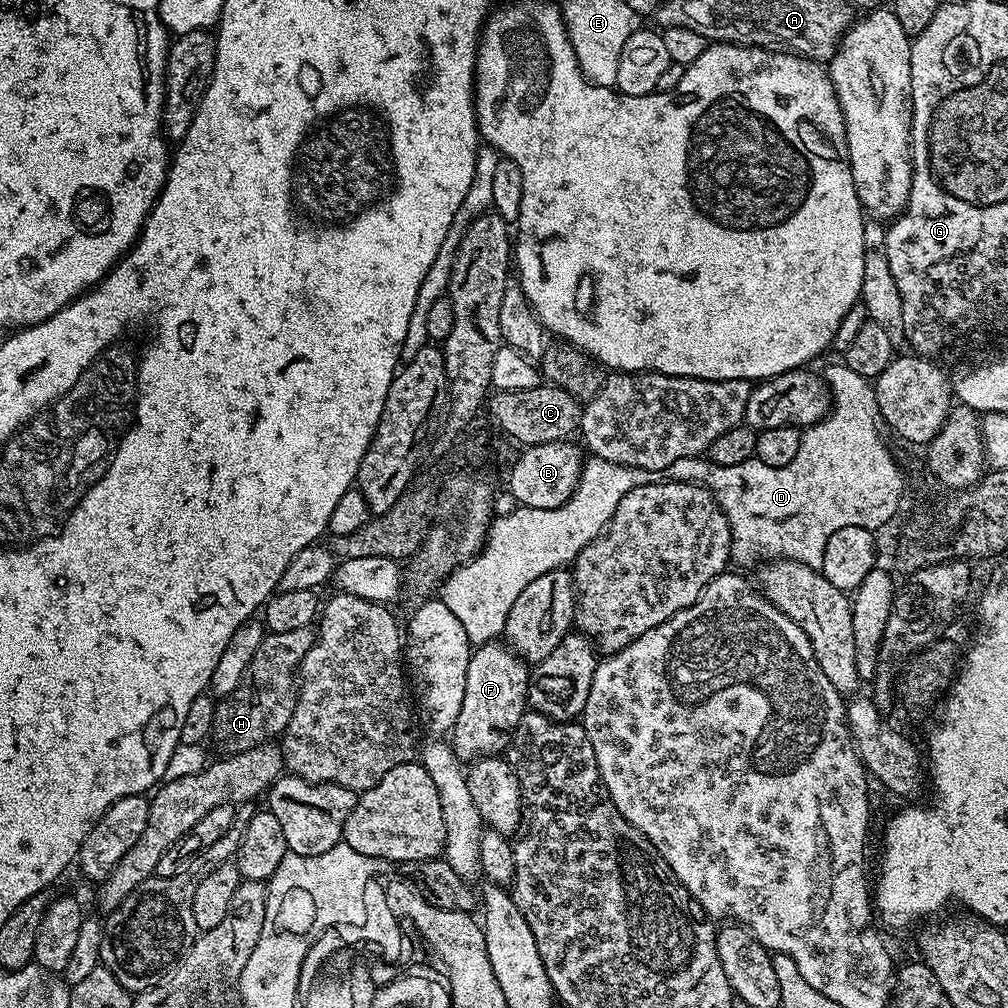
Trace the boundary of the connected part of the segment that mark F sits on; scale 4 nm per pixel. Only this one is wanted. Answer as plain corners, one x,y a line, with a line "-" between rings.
493,642
473,647
470,666
466,666
466,694
462,694
462,710
450,733
452,749
462,762
479,760
481,756
503,753
512,741
512,731
528,708
530,668
507,643

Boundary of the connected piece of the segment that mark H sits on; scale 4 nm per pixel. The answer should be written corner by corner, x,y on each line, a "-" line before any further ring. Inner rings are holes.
311,627
285,630
282,634
268,632
264,635
262,646
258,646
248,667
246,683
217,703
210,740
221,748
221,753
254,750
254,746
283,737
294,714
300,663
302,658
306,658
313,639

